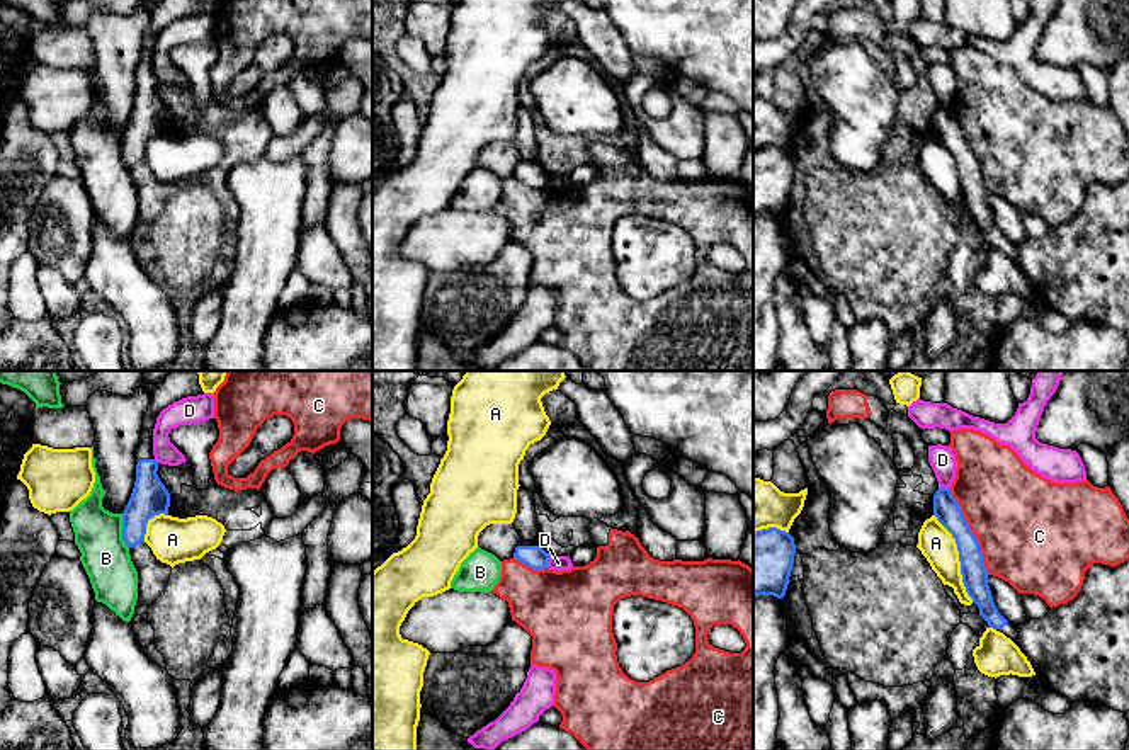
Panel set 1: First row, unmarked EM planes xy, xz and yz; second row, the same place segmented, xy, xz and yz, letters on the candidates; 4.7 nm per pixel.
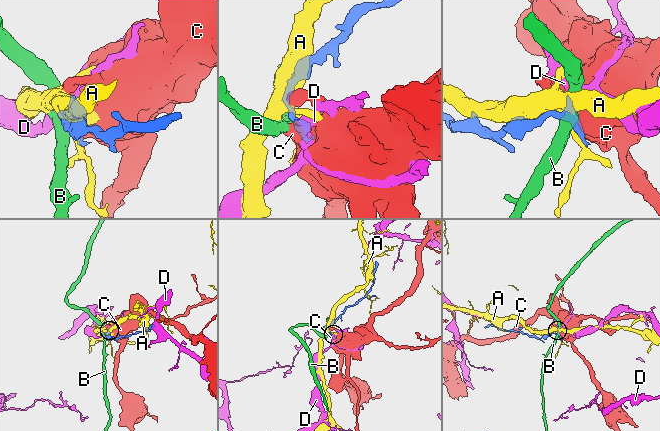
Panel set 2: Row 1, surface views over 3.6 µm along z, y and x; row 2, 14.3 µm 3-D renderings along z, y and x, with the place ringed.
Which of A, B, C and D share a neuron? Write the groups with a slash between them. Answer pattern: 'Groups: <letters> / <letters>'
Groups: A / B / C / D

